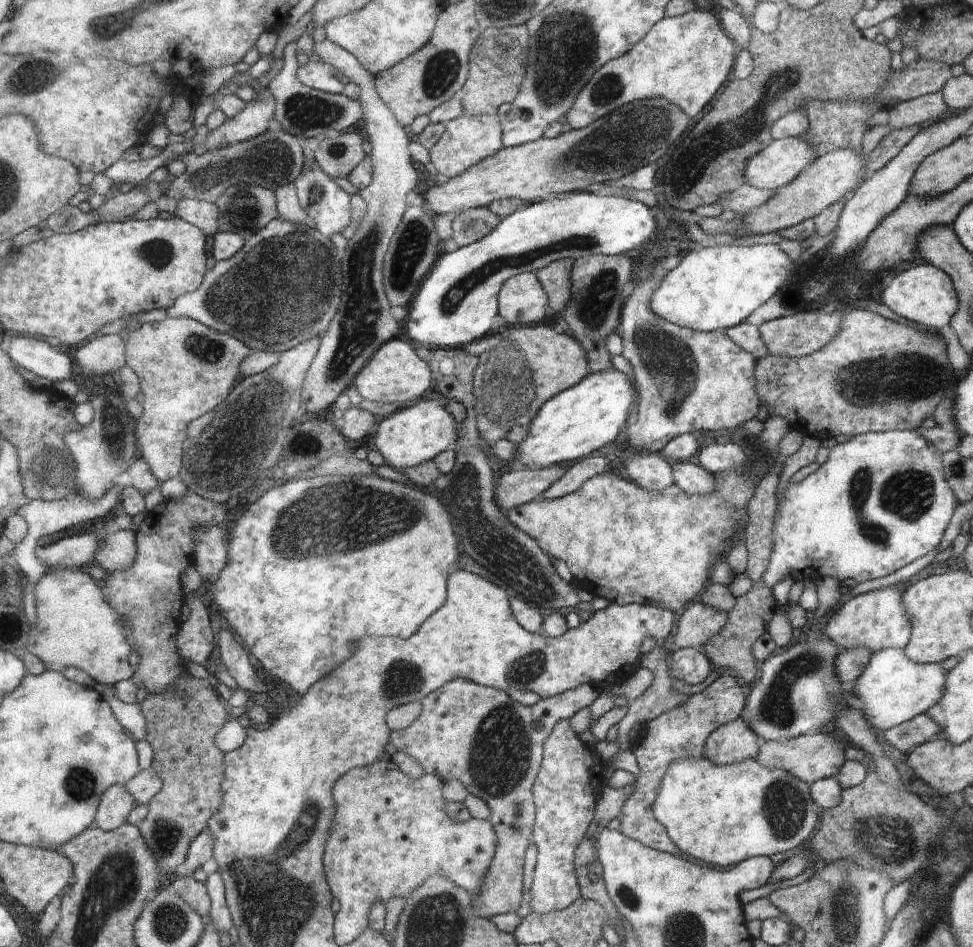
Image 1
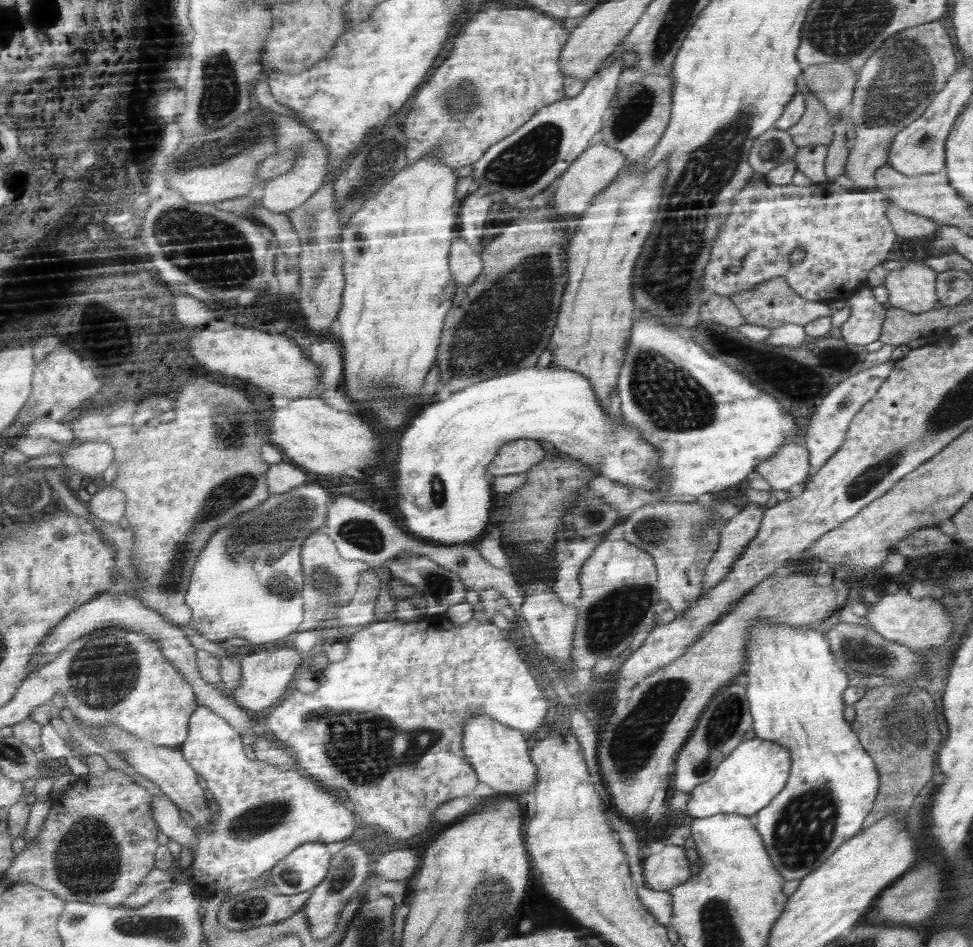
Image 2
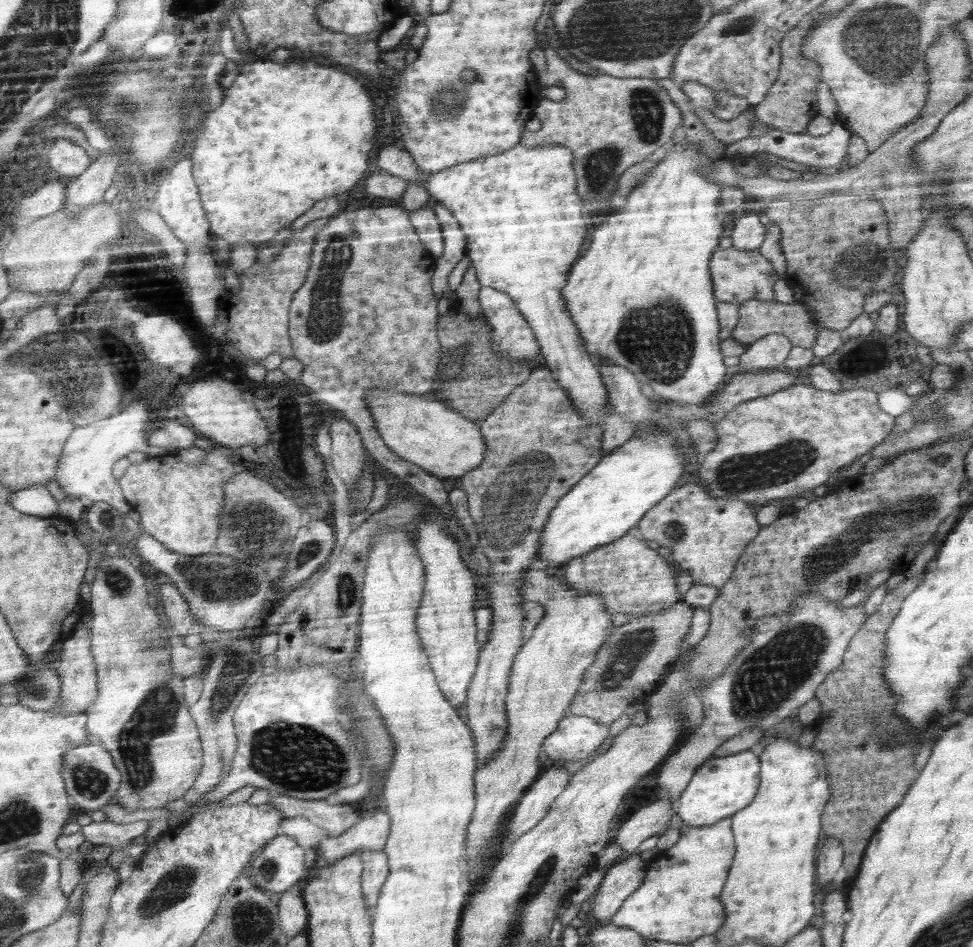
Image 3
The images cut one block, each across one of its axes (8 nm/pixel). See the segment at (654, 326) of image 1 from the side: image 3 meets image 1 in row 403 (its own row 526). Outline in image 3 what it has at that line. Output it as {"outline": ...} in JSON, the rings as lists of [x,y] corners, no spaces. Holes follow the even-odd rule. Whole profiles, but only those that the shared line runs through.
{"outline":[[[686,483],[651,509],[637,527],[644,540],[653,540],[672,550],[672,564],[677,571],[690,572],[694,586],[722,589],[731,580],[748,544],[759,536],[756,510],[746,501],[712,495],[703,483]]]}

